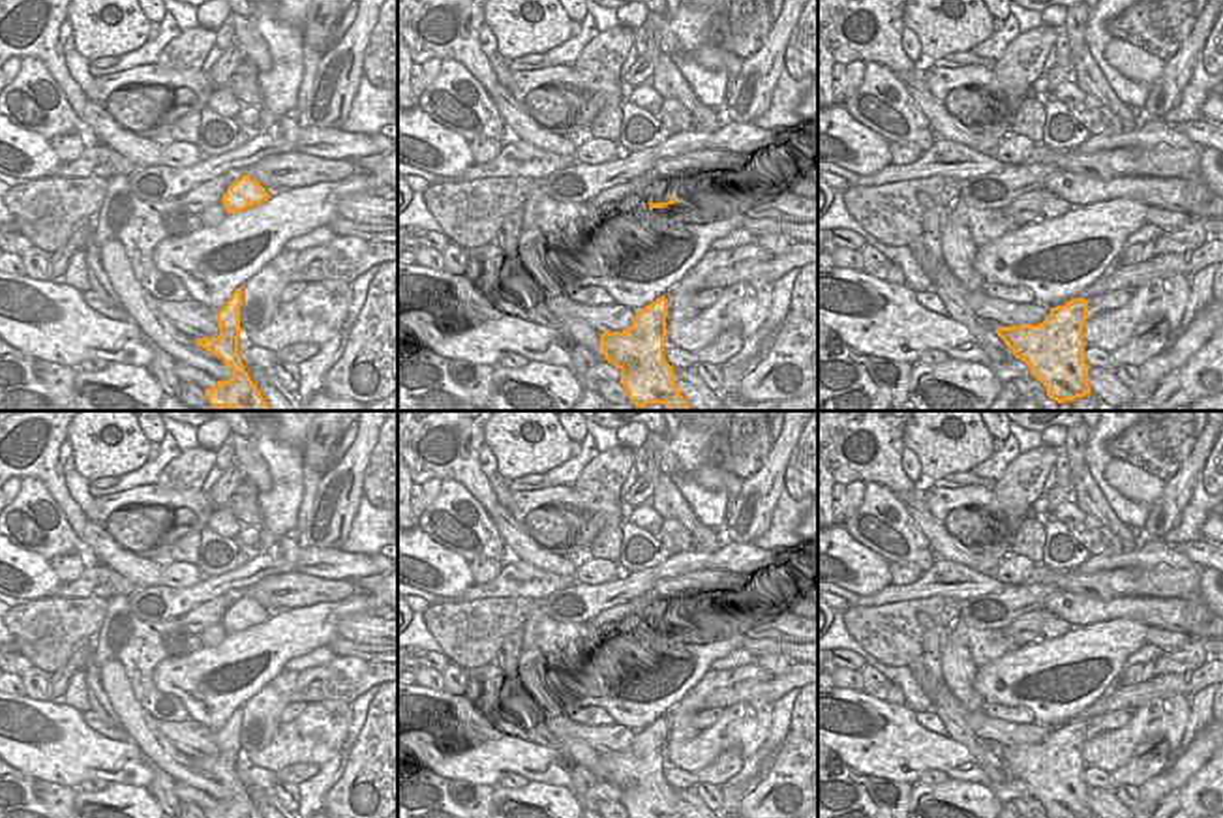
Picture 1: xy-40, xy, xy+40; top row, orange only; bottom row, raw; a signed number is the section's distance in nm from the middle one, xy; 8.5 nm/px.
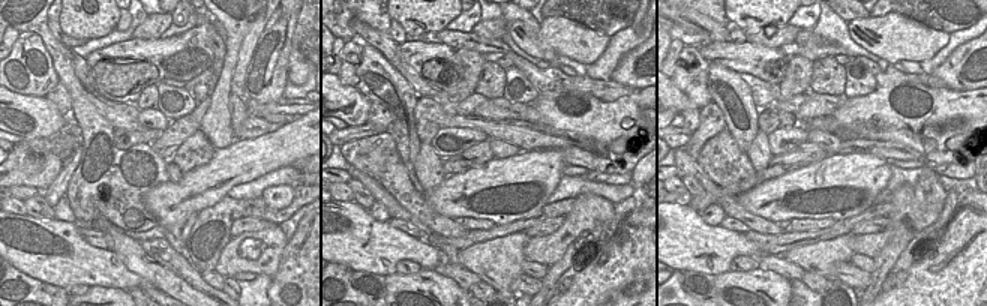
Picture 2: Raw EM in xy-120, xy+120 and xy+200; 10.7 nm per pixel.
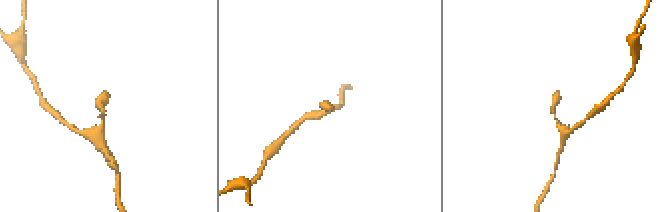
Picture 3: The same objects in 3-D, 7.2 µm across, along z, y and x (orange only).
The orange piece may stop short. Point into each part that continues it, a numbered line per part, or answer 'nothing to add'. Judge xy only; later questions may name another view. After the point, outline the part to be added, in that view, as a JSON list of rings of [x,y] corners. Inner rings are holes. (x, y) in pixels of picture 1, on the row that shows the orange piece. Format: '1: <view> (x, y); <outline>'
nothing to add

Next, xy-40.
nothing to add

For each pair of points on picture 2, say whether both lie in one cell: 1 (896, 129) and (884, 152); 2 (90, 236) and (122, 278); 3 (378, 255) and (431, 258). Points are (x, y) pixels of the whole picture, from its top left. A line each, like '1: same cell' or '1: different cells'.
1: different cells
2: different cells
3: same cell

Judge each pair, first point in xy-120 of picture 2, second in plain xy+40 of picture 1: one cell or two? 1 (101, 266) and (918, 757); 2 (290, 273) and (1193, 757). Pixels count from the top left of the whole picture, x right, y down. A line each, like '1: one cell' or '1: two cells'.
1: one cell
2: two cells

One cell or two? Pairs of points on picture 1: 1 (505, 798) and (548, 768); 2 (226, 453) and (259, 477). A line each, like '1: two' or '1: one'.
1: two
2: two

